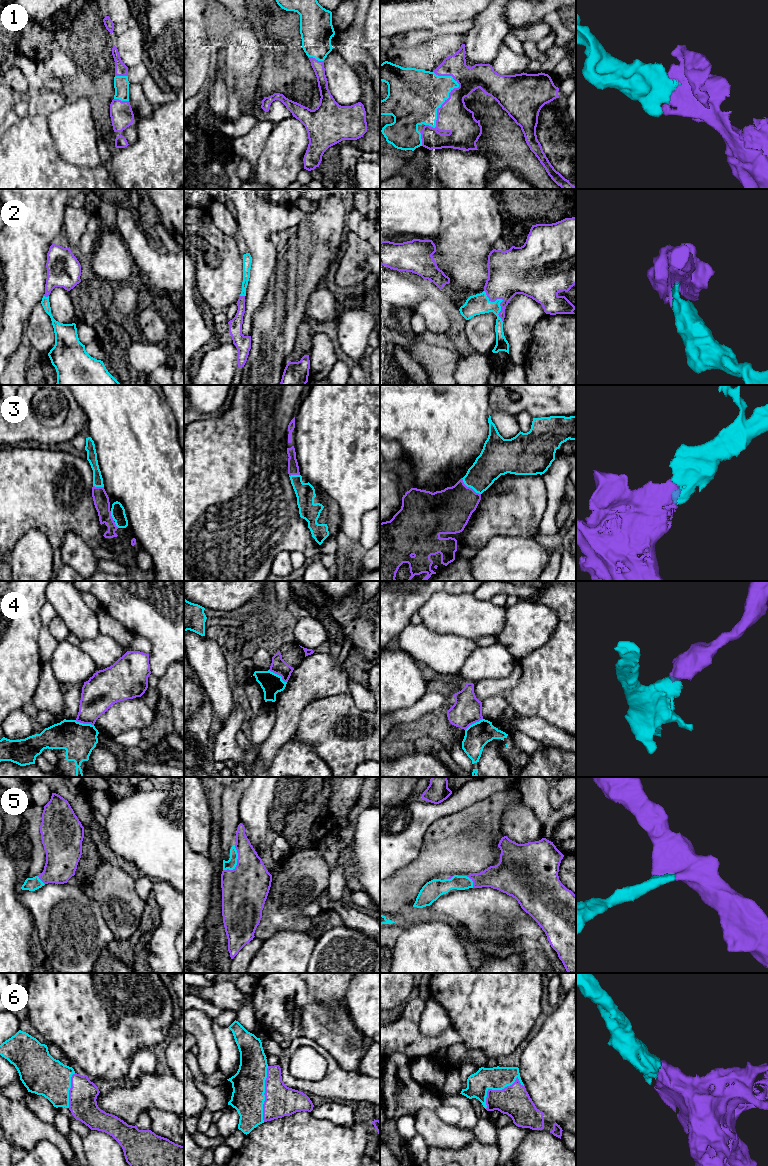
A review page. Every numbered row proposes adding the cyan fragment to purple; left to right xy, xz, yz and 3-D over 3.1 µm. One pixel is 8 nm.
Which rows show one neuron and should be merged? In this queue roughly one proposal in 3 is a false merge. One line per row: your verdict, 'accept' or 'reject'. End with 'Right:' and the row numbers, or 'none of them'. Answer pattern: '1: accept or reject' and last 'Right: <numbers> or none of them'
1: accept
2: accept
3: accept
4: reject
5: accept
6: accept
Right: 1, 2, 3, 5, 6

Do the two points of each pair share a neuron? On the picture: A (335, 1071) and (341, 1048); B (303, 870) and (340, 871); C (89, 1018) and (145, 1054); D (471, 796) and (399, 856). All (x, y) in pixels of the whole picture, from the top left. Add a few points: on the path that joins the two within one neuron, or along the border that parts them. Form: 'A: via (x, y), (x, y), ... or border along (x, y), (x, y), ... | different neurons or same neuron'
A: border along (321, 1046), (342, 1068), (348, 1071), (359, 1072) | different neurons
B: border along (330, 870), (329, 885), (325, 889) | different neurons
C: border along (152, 1047), (138, 1049), (131, 1057), (127, 1071) | different neurons
D: via (451, 805), (436, 811), (411, 836) | same neuron

